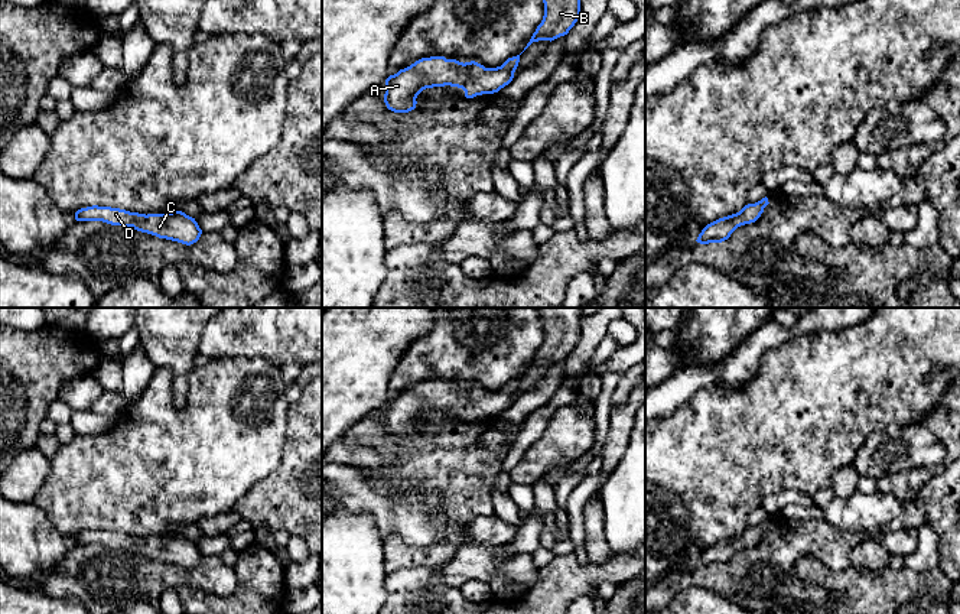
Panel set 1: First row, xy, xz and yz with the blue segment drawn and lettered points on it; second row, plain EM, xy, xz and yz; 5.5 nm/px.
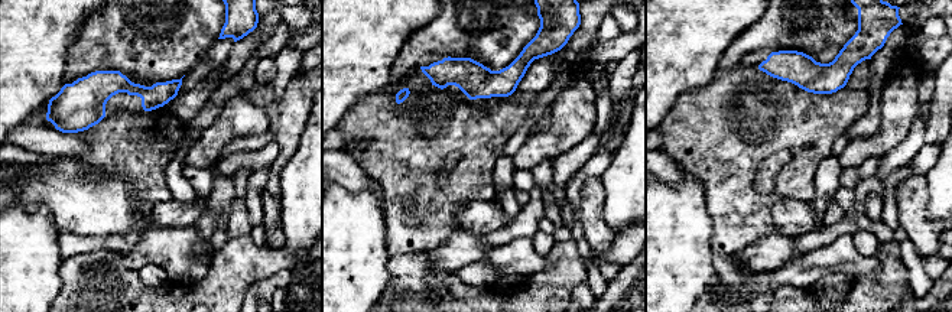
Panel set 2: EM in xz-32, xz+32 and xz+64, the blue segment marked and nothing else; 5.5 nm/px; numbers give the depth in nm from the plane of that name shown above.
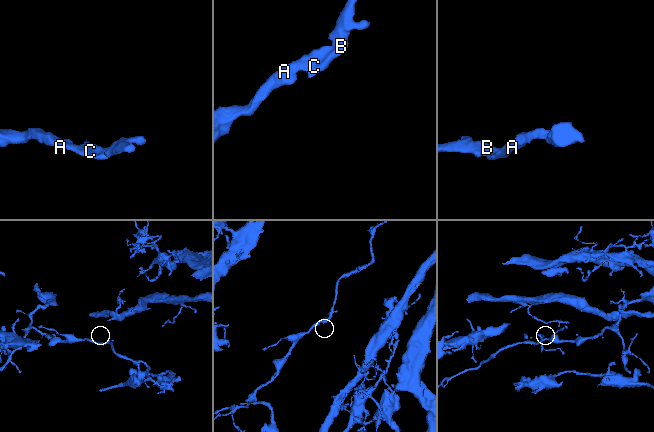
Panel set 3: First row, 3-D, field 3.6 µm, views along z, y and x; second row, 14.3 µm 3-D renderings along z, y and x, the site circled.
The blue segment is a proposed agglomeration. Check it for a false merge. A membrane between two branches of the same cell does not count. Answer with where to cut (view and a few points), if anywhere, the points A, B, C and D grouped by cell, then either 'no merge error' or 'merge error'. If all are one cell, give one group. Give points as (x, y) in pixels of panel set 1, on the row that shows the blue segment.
no cut | A B C D | no merge error

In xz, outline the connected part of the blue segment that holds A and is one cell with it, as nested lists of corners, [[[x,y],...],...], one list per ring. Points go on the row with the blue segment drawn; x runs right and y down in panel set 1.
[[[520,55],[497,68],[445,56],[422,58],[385,79],[384,103],[394,113],[409,113],[416,108],[423,90],[445,85],[462,88],[466,98],[494,94],[512,81],[518,62]]]

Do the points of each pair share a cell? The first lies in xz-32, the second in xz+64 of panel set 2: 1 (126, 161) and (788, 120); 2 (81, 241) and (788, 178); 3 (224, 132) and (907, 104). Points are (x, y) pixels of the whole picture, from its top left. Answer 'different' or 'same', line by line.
1: same
2: same
3: same

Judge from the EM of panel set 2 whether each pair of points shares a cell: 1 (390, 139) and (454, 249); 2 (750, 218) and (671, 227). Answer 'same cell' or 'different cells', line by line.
1: different cells
2: different cells

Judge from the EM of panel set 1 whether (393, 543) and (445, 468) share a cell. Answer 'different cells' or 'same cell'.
same cell

